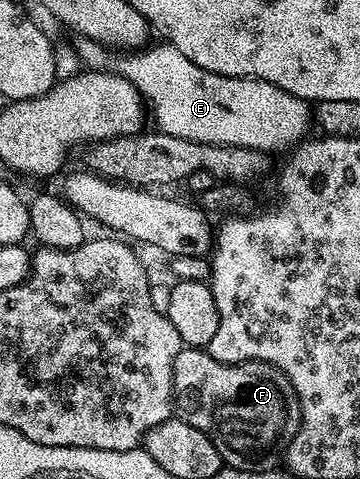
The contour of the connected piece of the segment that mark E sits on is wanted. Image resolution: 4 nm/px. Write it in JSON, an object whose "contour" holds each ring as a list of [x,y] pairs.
{"contour":[[[165,42],[123,56],[117,71],[134,83],[159,132],[200,144],[271,150],[297,145],[312,128],[311,105],[272,82],[209,72]]]}

